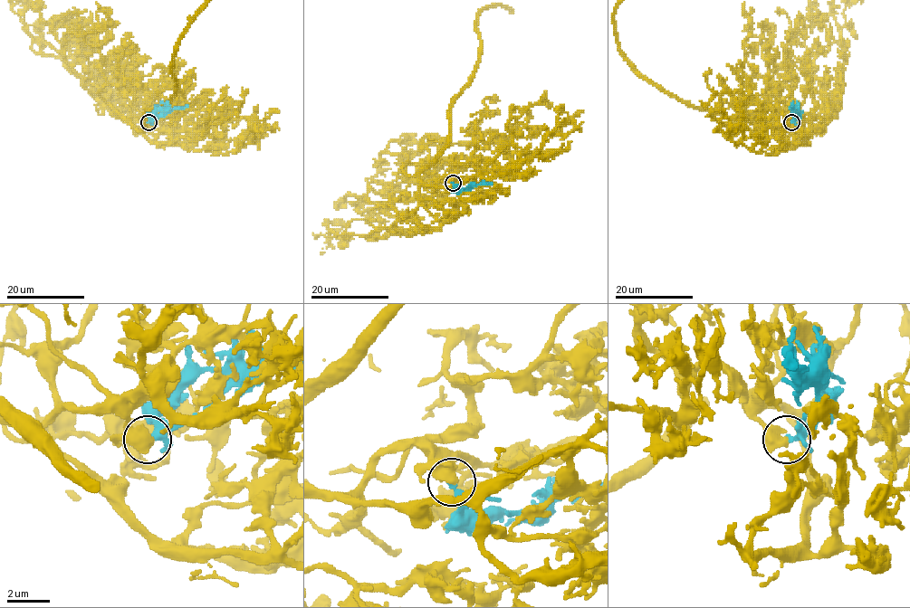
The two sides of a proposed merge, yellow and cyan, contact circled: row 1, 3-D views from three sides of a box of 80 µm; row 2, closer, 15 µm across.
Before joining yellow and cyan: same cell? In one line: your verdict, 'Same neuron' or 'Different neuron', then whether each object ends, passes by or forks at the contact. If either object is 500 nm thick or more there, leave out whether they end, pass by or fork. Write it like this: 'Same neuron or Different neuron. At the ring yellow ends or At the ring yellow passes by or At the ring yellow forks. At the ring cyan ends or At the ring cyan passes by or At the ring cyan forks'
Same neuron

